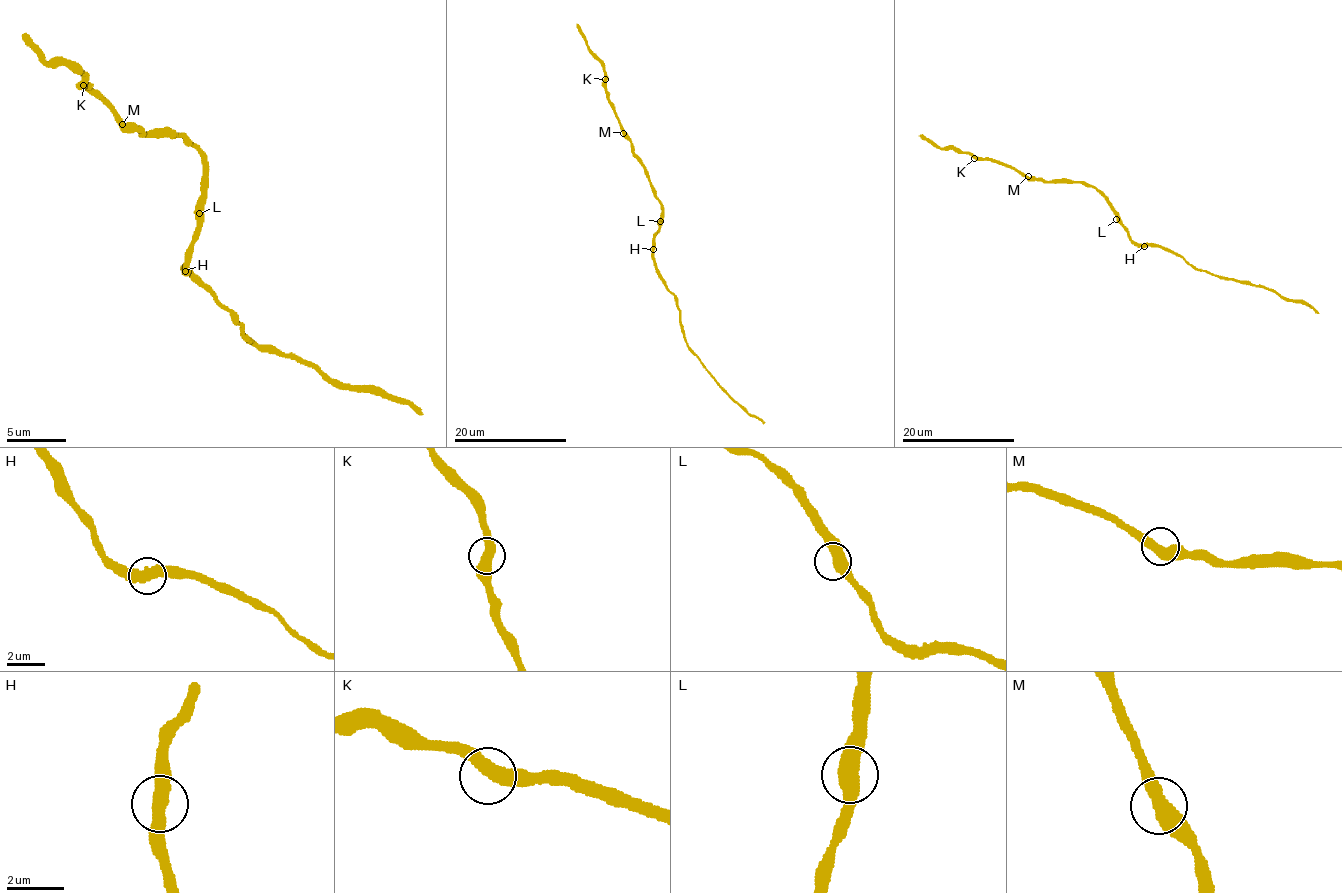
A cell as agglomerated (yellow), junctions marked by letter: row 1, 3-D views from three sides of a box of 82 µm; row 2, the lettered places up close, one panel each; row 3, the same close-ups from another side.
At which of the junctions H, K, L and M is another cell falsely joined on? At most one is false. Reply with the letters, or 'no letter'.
no letter

